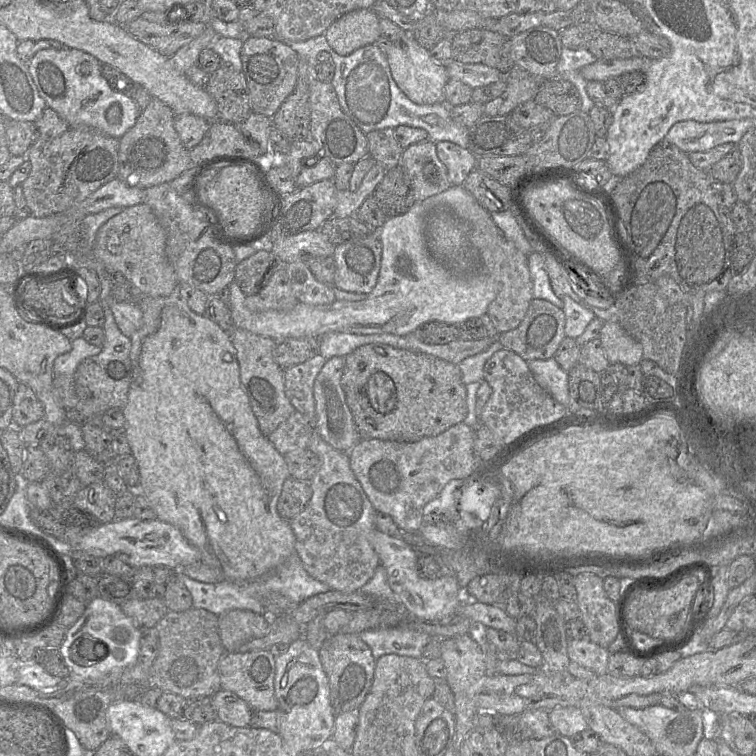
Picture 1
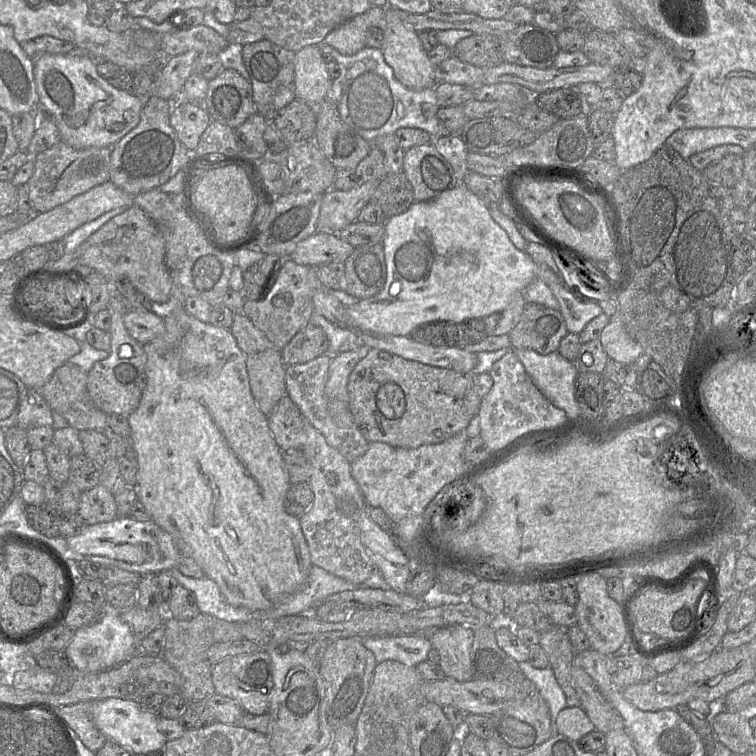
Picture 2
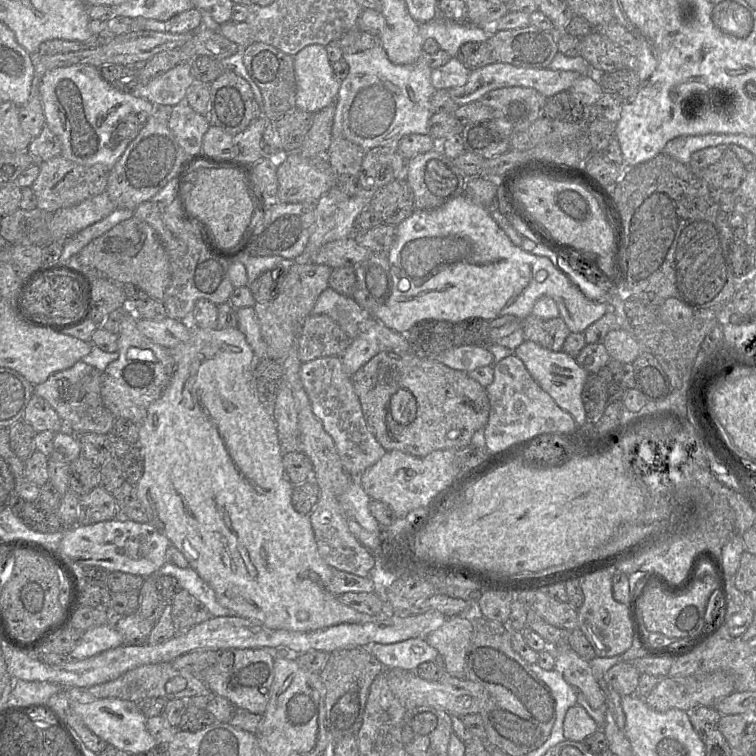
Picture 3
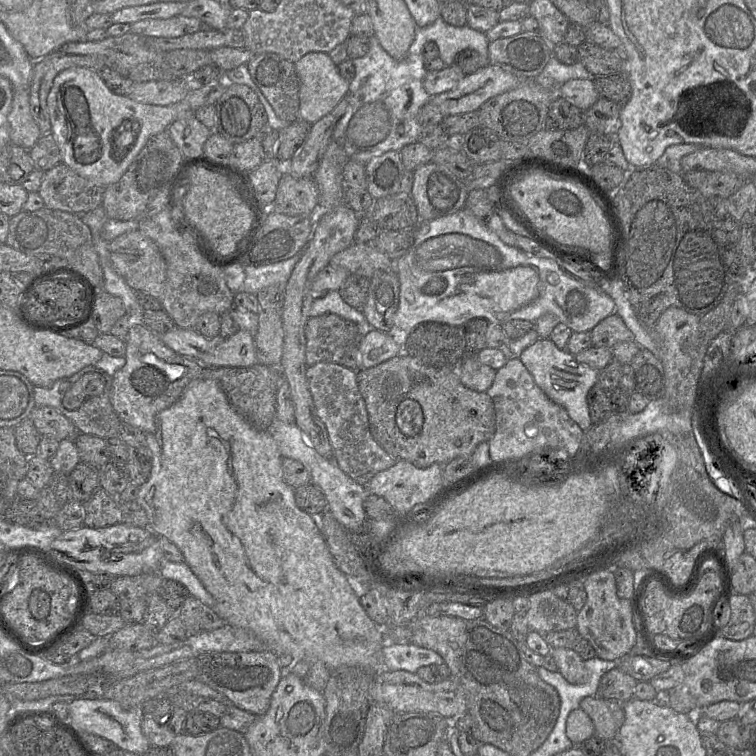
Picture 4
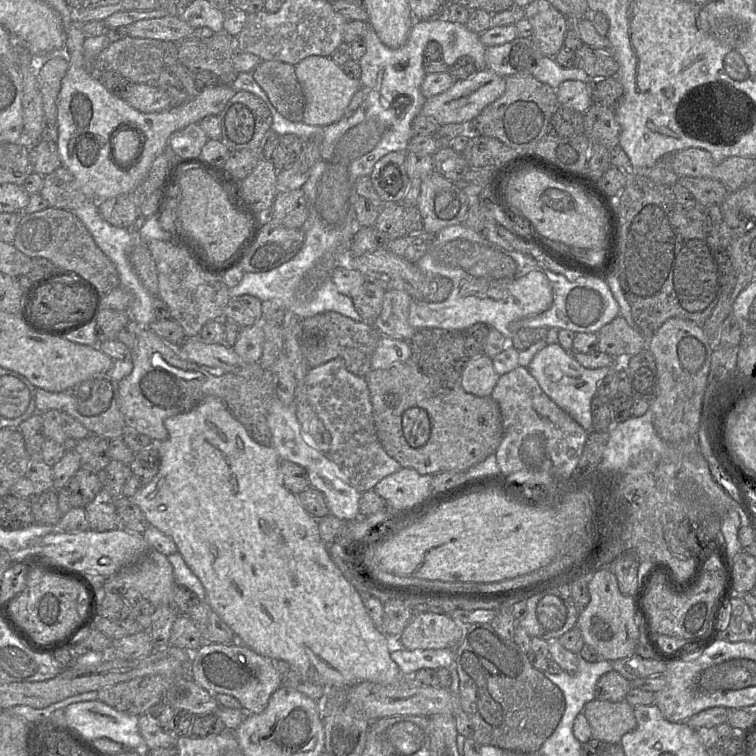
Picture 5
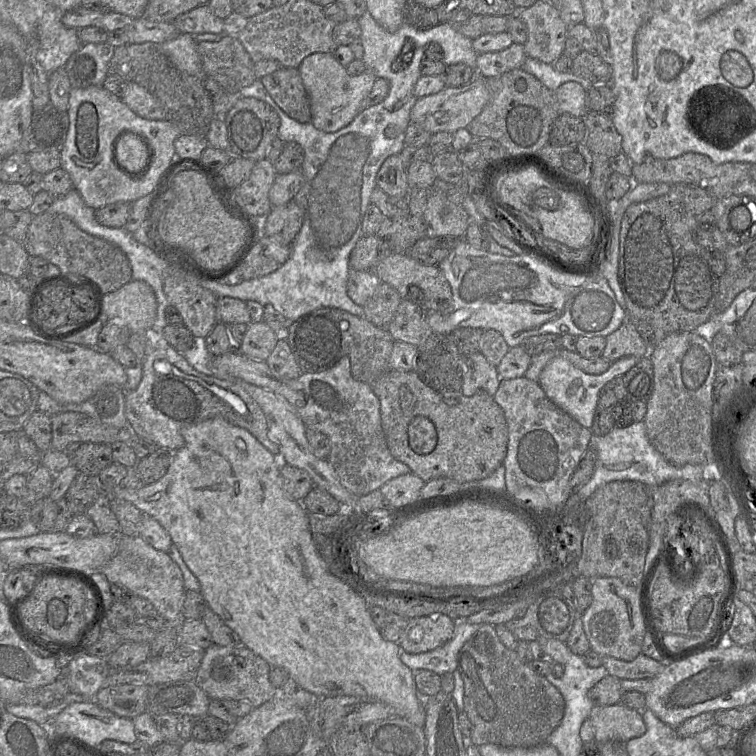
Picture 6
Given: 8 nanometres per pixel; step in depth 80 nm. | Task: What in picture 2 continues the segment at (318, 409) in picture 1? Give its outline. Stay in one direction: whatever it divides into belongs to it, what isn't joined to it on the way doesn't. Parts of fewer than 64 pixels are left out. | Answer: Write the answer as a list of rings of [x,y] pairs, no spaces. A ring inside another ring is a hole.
[[[362,346],[357,350],[332,355],[325,385],[325,395],[328,399],[348,402],[349,376],[357,363],[367,355],[370,349],[372,348]]]

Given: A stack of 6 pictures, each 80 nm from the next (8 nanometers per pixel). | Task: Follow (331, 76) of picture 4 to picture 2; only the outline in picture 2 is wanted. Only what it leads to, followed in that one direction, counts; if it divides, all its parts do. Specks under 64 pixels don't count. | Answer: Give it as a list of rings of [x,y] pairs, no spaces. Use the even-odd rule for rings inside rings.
[[[308,45],[295,53],[295,96],[316,105],[330,95],[332,81],[317,45]]]

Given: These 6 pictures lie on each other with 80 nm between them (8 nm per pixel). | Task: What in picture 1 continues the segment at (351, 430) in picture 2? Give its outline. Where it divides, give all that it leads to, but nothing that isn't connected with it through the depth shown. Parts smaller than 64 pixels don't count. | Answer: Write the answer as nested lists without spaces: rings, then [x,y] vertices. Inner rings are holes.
[[[318,354],[311,359],[284,370],[285,393],[296,411],[313,425],[315,423],[314,382],[326,363]]]

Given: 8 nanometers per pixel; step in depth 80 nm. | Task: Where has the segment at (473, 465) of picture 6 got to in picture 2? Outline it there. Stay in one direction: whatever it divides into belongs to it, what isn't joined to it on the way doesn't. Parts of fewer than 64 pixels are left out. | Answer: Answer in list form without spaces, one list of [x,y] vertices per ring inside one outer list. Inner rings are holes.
[[[376,348],[370,349],[352,370],[347,392],[350,412],[368,442],[383,442],[408,449],[439,444],[464,431],[471,419],[478,415],[483,398],[476,392],[473,373],[462,374],[455,370],[423,364]]]

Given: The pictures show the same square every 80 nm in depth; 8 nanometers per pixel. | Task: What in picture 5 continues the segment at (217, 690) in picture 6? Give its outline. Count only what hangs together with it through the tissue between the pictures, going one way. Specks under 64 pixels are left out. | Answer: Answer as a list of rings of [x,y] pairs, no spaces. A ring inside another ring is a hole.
[[[238,641],[229,644],[204,643],[193,652],[190,678],[212,695],[227,694],[235,697],[248,714],[262,713],[270,696],[282,686],[282,676],[275,668],[274,660]]]

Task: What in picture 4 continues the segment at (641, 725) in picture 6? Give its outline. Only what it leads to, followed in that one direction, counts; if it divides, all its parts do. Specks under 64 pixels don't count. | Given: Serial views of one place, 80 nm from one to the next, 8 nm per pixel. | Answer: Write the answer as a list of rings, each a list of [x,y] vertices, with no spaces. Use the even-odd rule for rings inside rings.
[[[588,696],[581,700],[580,708],[593,721],[594,735],[606,741],[615,741],[625,720],[623,703],[599,696]]]

